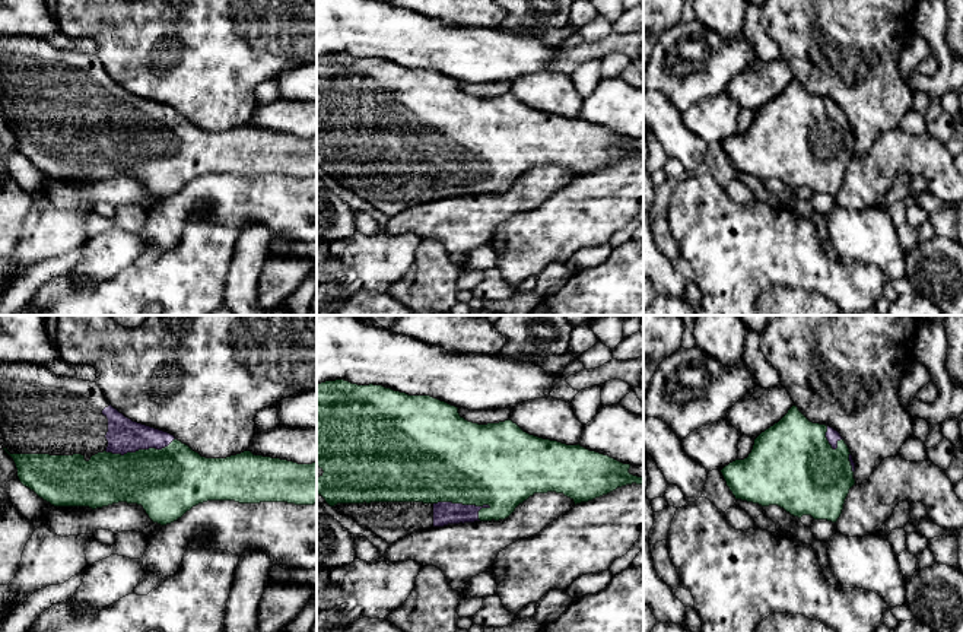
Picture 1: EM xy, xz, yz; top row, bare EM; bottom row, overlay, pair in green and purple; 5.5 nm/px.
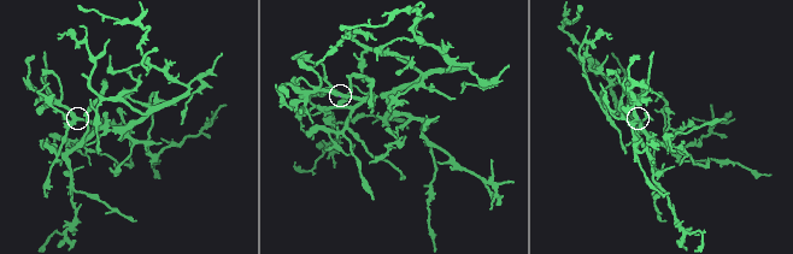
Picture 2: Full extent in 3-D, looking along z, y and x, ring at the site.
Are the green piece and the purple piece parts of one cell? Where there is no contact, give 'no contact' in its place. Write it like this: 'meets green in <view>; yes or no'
meets green in xz; yes

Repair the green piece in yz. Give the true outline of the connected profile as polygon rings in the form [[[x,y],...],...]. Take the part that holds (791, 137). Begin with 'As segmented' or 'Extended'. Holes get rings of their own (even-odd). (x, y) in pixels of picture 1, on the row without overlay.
Extended. [[[797,79],[754,112],[747,131],[721,143],[735,172],[762,180],[778,178],[798,191],[811,188],[832,196],[840,190],[849,162],[855,158],[854,144],[855,136],[840,107],[810,95]]]

